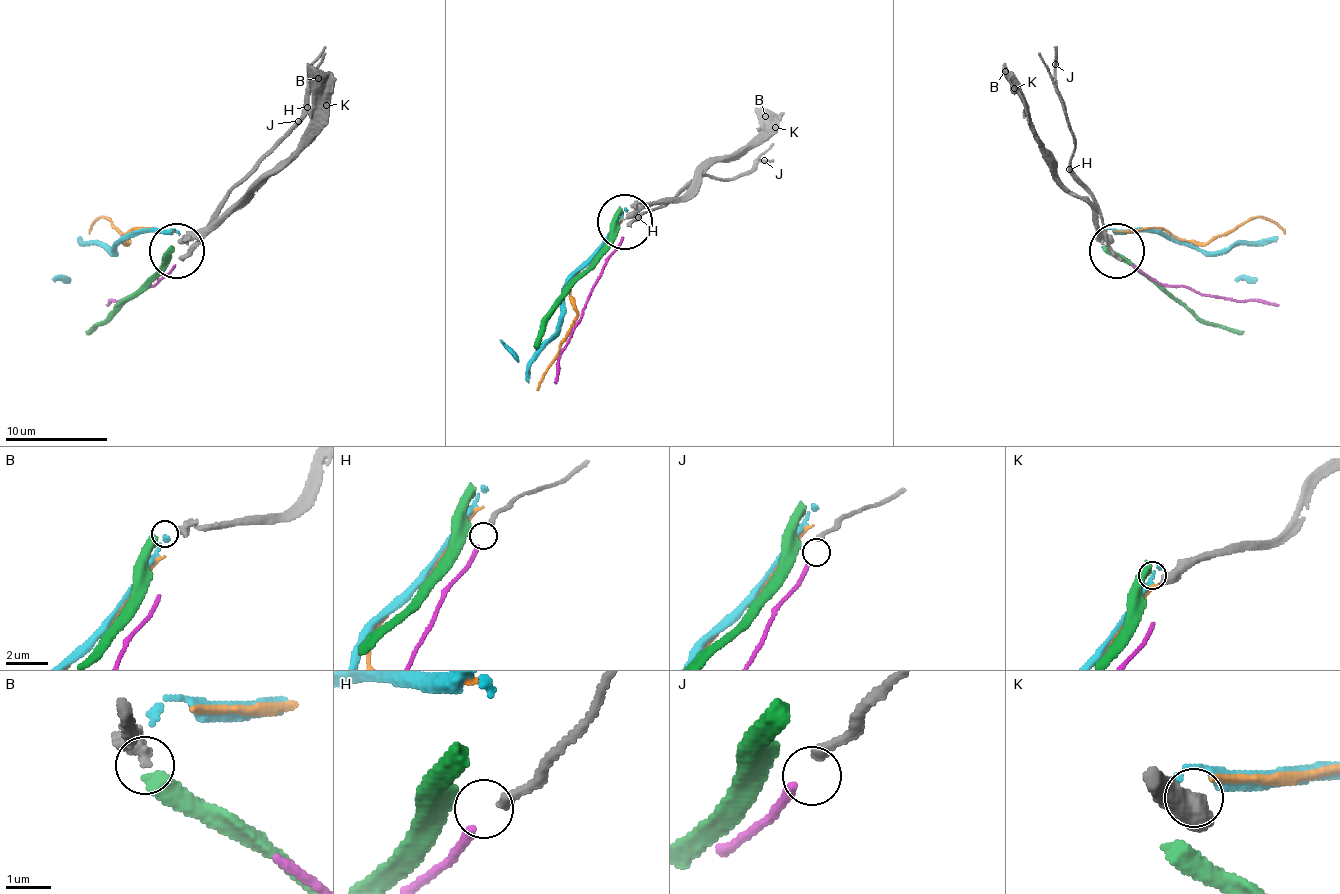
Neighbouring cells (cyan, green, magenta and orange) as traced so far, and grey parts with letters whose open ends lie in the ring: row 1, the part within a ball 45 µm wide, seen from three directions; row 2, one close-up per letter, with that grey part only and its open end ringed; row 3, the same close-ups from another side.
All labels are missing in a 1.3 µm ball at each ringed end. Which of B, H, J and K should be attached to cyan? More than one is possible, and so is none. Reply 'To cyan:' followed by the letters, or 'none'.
To cyan: K

